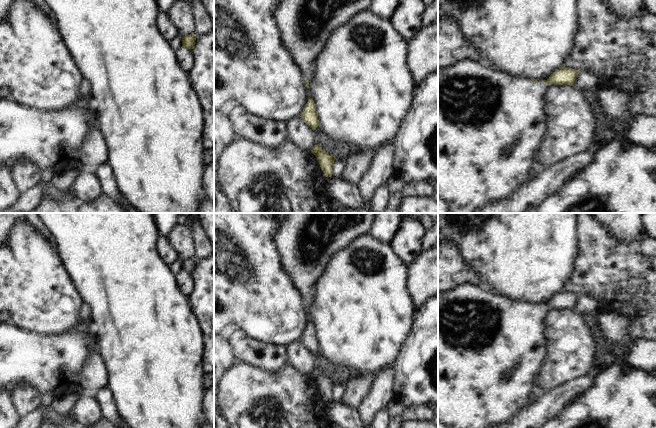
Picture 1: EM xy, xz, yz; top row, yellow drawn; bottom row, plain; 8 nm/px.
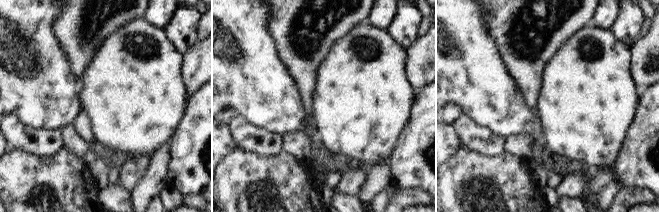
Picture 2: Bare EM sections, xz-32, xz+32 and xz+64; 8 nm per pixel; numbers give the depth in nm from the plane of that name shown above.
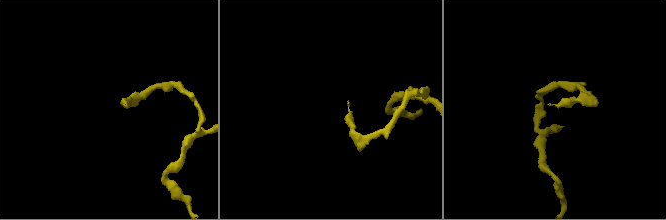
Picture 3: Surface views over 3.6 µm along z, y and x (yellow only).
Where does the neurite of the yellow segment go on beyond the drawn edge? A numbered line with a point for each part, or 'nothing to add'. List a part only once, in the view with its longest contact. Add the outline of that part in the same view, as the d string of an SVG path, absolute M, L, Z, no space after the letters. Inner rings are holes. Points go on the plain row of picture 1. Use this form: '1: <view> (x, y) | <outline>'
1: xz (308, 242) | M279 213L283 227L277 236L279 250L296 286L309 305L307 317L314 318L310 306L315 299L315 287L332 259L356 239L372 231L380 213Z

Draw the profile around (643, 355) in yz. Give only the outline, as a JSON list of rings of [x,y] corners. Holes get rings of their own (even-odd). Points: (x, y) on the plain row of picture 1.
[[[640,341],[633,347],[626,364],[649,374],[656,374],[656,342]]]

